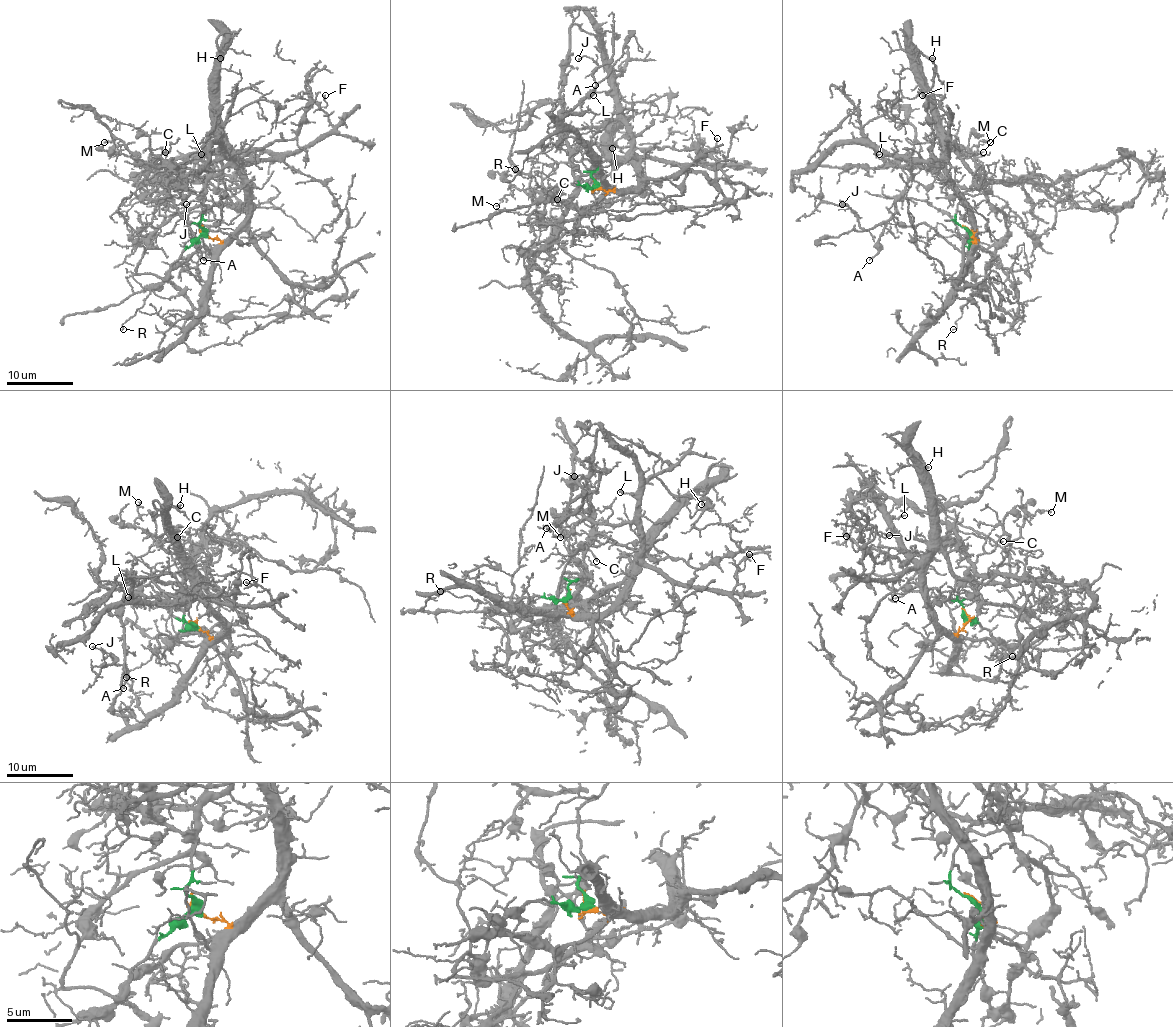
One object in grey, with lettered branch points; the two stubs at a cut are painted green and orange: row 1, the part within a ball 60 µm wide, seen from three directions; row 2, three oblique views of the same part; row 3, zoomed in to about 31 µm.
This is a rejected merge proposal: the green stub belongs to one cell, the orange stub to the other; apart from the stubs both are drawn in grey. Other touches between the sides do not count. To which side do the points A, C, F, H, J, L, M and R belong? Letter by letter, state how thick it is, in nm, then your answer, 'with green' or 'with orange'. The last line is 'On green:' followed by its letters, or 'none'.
A: 130 nm thick; with orange
C: 150 nm thick; with green
F: 130 nm thick; with orange
H: 190 nm thick; with orange
J: 130 nm thick; with orange
L: 120 nm thick; with orange
M: 120 nm thick; with green
R: 120 nm thick; with green
On green: C, M, R

